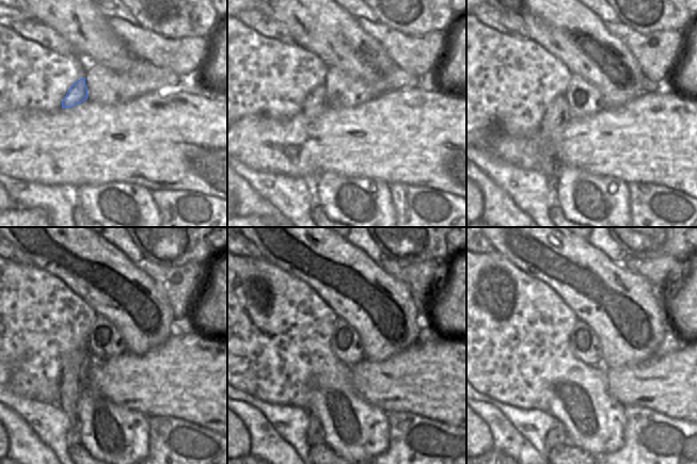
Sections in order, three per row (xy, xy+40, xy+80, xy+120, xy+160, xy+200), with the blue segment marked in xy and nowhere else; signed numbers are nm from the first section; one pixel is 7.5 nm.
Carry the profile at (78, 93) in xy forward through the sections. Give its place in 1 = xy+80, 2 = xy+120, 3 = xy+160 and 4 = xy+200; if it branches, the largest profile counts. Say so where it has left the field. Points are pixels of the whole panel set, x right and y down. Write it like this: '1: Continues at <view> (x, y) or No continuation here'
1: Continues at xy+80 (557, 114)
2: Continues at xy+120 (74, 366)
3: Continues at xy+160 (315, 432)
4: Continues at xy+200 (557, 435).

